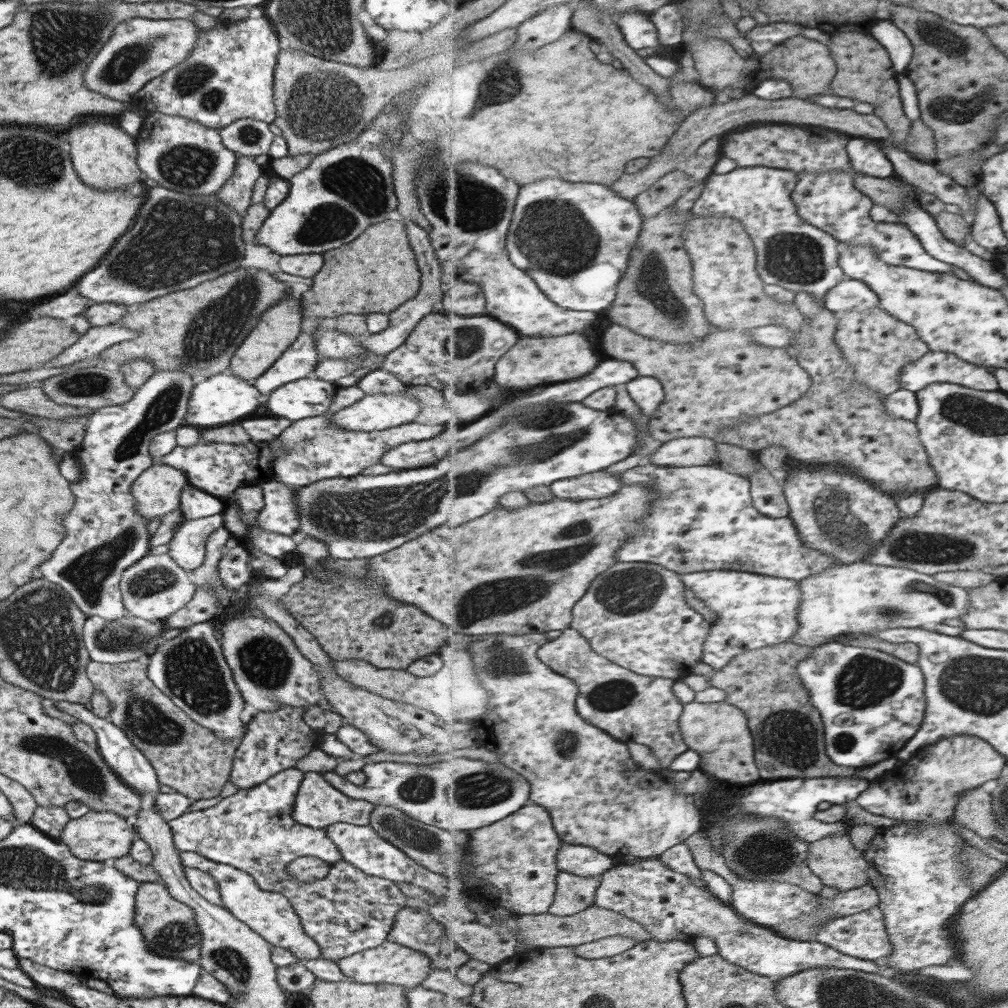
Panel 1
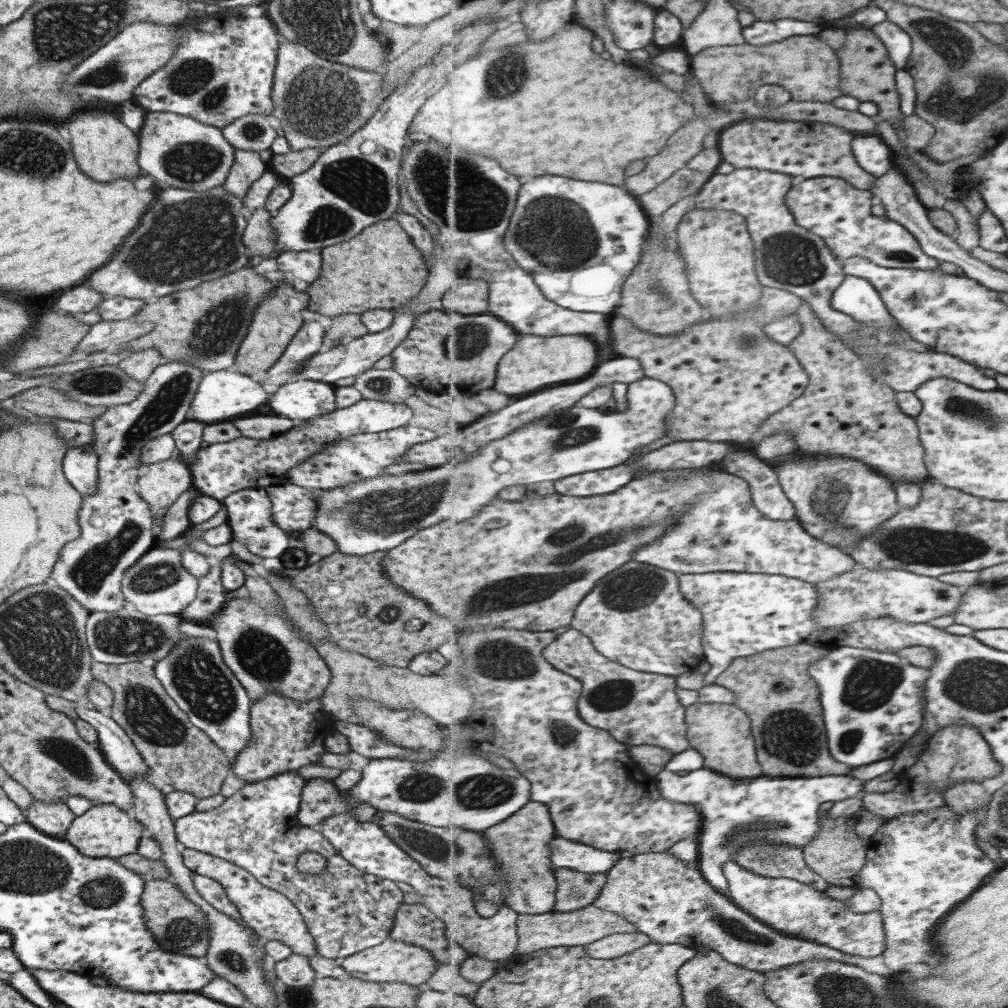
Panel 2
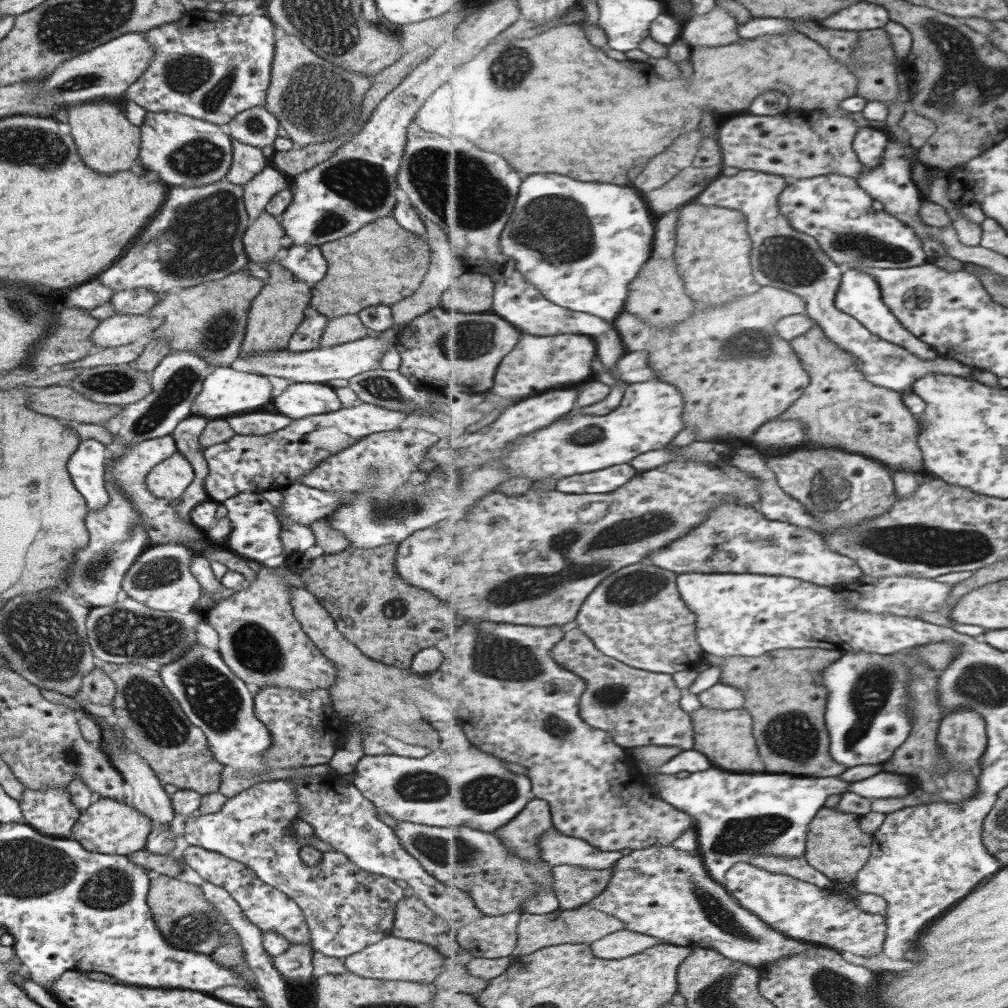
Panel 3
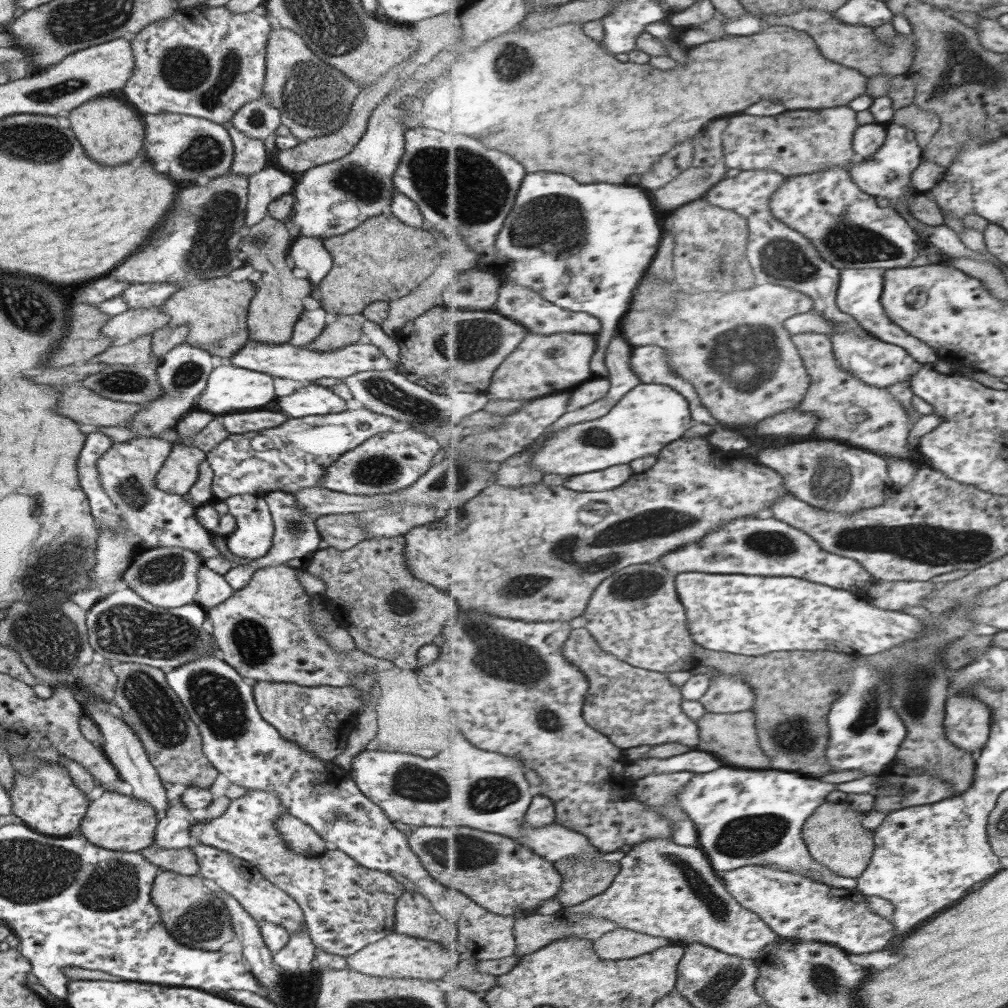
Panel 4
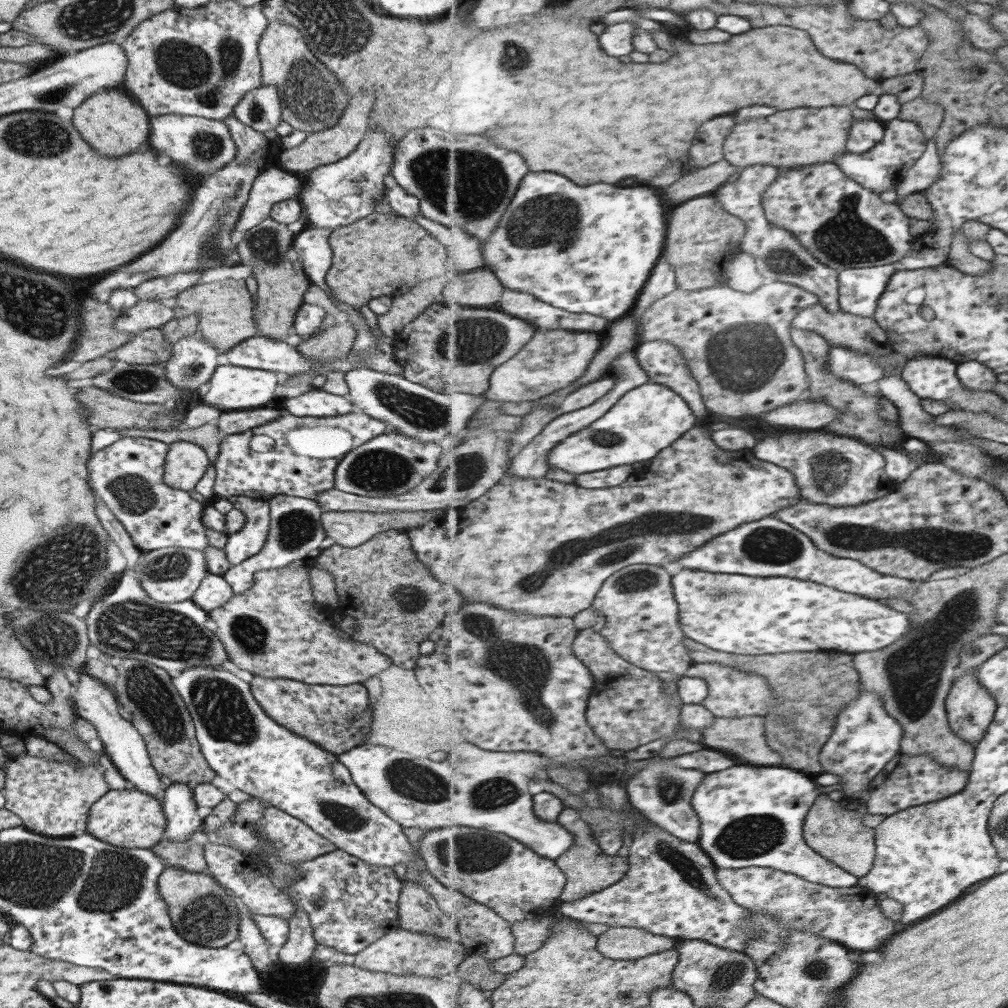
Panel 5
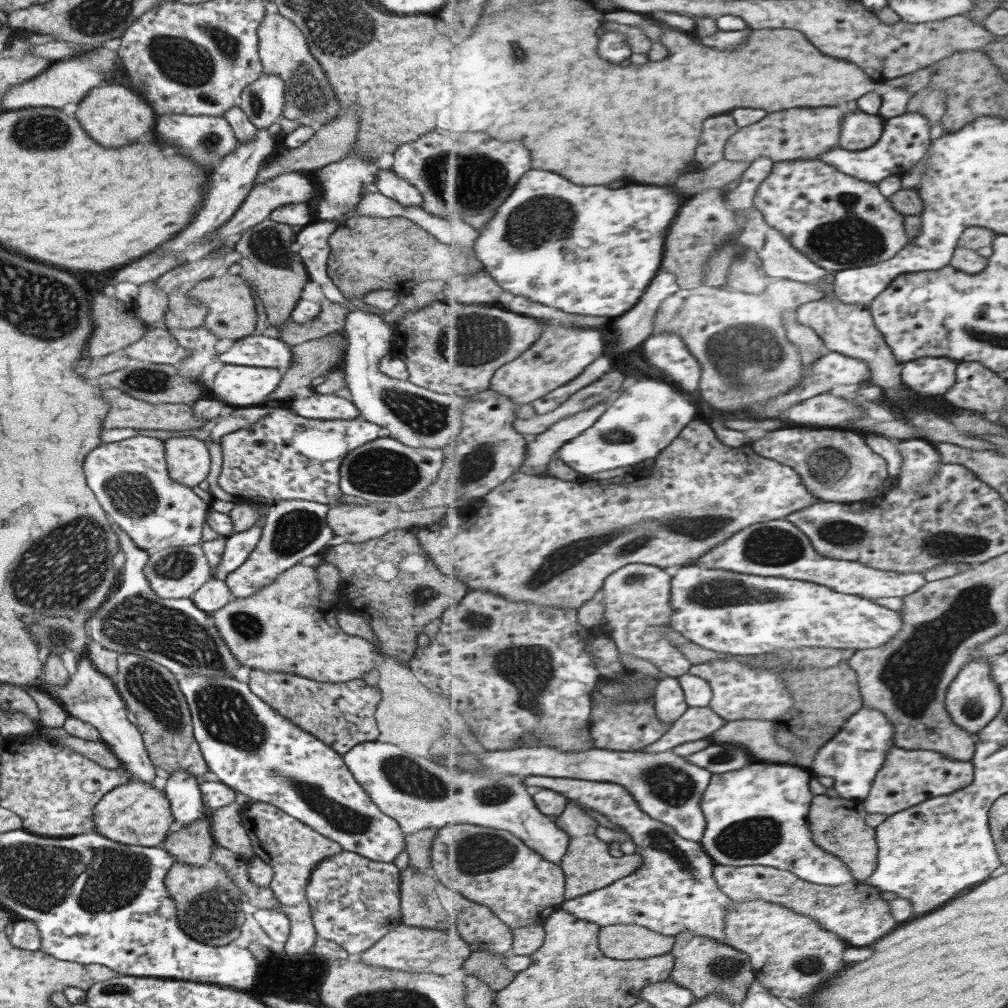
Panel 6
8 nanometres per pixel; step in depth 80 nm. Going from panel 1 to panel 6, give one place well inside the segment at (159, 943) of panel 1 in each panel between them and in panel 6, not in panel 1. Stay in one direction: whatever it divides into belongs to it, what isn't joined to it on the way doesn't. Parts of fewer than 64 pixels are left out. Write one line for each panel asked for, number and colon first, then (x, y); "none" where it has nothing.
2: (178, 926)
3: (186, 920)
4: (188, 910)
5: (202, 912)
6: (208, 905)

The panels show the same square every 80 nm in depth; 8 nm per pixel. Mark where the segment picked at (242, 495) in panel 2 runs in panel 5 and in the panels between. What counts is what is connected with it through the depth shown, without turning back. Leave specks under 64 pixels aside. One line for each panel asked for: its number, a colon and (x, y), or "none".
3: (254, 535)
4: (252, 538)
5: (248, 540)

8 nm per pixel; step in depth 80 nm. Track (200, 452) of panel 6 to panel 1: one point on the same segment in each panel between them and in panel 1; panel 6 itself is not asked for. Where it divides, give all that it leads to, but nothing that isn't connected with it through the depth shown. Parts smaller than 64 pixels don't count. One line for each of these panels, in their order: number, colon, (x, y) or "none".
1: (157, 489)
2: (159, 484)
3: (168, 479)
4: (177, 474)
5: (184, 464)

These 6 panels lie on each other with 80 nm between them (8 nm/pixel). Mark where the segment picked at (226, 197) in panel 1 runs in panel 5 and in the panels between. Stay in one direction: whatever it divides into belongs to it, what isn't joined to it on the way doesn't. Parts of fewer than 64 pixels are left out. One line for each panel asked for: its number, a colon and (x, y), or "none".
2: (246, 166)
3: (247, 161)
4: (249, 154)
5: (250, 145)

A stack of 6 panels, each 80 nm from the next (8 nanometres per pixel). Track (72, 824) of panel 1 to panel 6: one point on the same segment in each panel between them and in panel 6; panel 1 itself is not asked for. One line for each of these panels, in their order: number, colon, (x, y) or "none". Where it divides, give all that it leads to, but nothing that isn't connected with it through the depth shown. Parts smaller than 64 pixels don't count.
2: (102, 831)
3: (107, 826)
4: (112, 821)
5: (130, 819)
6: (134, 813)

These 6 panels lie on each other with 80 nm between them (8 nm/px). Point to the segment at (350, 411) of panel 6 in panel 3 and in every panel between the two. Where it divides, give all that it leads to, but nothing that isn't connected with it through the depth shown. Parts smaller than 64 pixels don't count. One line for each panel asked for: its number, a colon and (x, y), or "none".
3: (296, 407)
4: (314, 399)
5: (316, 403)

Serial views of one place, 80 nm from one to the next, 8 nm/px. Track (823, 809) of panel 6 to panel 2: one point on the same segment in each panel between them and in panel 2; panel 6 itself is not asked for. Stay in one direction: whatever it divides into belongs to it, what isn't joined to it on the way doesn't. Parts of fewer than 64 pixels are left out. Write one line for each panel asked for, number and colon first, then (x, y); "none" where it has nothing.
2: (838, 853)
3: (836, 844)
4: (835, 836)
5: (835, 829)

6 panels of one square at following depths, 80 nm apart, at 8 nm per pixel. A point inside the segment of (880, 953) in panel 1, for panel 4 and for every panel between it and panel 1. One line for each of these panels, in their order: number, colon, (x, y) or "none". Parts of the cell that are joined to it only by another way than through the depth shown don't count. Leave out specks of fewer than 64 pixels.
2: (794, 908)
3: (830, 917)
4: (793, 905)

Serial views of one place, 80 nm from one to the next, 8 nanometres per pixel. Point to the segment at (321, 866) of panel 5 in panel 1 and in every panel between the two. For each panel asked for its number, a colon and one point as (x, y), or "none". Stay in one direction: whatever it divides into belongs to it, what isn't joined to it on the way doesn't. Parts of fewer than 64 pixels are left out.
1: (345, 912)
2: (345, 910)
3: (345, 908)
4: (346, 907)

